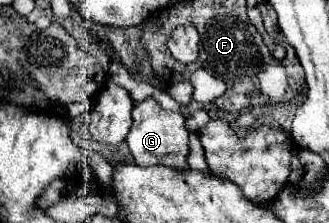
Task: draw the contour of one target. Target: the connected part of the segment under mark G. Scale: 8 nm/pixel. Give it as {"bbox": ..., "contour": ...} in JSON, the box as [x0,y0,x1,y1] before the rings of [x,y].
{"bbox":[127,98,189,172],"contour":[[[147,98],[133,108],[133,126],[127,136],[127,144],[131,148],[133,160],[141,166],[167,166],[179,172],[189,170],[189,132],[185,128],[185,118],[181,112],[163,110],[153,98]]]}

